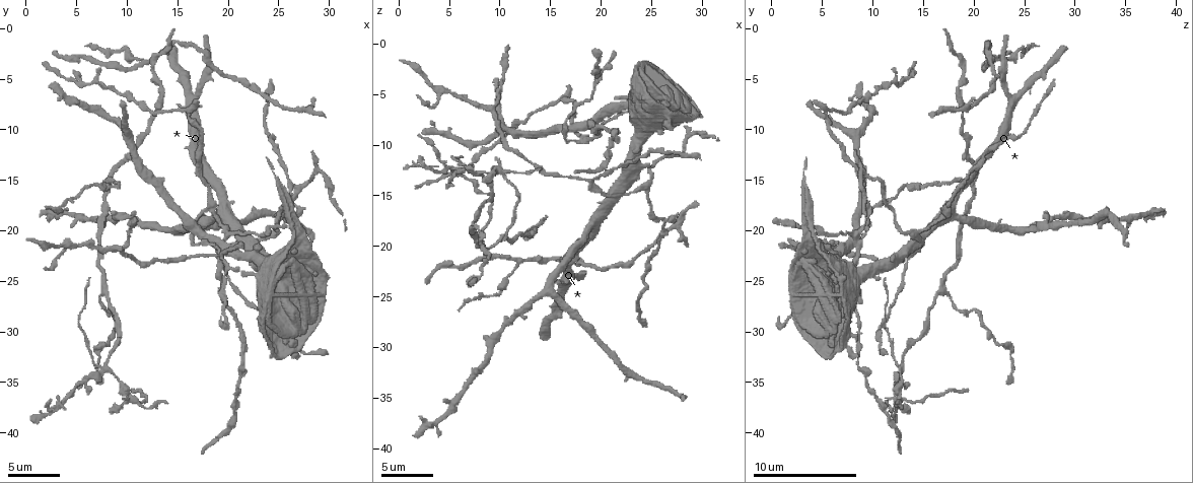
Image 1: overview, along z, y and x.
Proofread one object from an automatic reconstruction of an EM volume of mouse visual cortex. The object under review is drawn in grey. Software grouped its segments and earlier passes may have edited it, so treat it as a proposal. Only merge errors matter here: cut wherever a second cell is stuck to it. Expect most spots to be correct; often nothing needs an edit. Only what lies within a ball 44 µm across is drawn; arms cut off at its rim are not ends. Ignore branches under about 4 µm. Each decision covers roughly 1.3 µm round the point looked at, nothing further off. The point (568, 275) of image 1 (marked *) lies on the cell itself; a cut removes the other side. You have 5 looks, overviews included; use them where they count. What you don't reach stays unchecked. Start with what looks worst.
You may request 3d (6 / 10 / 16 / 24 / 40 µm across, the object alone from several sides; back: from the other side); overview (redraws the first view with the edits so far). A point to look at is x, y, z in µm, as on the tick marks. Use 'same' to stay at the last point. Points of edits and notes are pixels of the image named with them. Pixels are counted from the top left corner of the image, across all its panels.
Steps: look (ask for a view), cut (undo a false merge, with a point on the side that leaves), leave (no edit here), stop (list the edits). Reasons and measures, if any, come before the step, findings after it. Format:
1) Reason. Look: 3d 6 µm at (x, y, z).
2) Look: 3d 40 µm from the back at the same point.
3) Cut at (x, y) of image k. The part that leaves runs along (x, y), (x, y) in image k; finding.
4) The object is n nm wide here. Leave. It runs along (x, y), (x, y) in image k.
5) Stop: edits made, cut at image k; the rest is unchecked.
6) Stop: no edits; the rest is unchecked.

Four arms meet. Look: 3d 10 µm at (8.0, 33.6, 12.6).

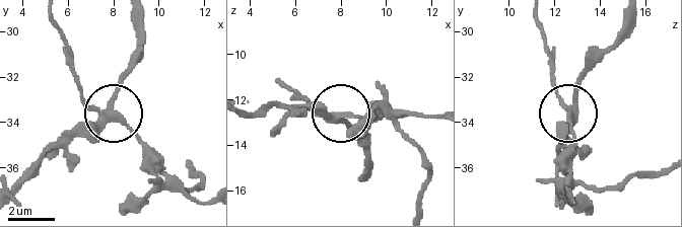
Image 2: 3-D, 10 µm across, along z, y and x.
The object is 290 nm wide here. Cut at (81, 101) of image 2. The part that leaves runs along (338, 115), (393, 121), (421, 155), (423, 208) in image 2; a second cell is stuck on.

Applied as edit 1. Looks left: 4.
A fork. Look: 3d 6 µm at (20.2, 20.2, 8.0).

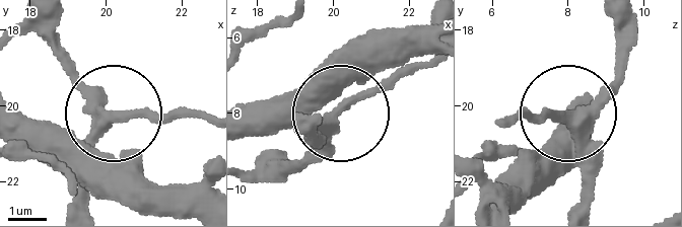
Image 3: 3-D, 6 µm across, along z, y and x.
3 arms meet here. Leave. One cell here.

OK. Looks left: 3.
Look: 3d 10 µm at (22.6, 21.2, 14.2).

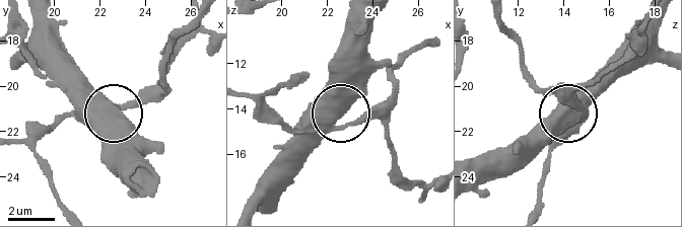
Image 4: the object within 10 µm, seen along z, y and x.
Leave. It runs along (661, 18), (570, 109), (573, 84) in image 4; continuous, no second cell.

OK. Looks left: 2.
Stop: edits made, cut at image 2; the rest is unchecked.

